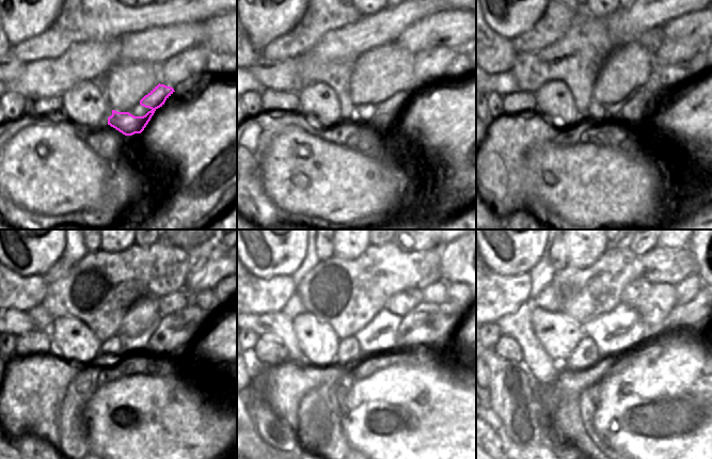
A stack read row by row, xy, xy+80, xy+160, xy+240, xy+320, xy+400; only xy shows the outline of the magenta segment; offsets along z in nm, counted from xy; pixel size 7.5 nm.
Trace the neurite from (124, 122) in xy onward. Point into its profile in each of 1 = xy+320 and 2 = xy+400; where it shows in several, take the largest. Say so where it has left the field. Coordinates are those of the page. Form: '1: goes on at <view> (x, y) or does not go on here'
1: goes on at xy+320 (428, 325)
2: goes on at xy+400 (692, 314)

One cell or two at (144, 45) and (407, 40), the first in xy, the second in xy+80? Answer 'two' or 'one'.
one

